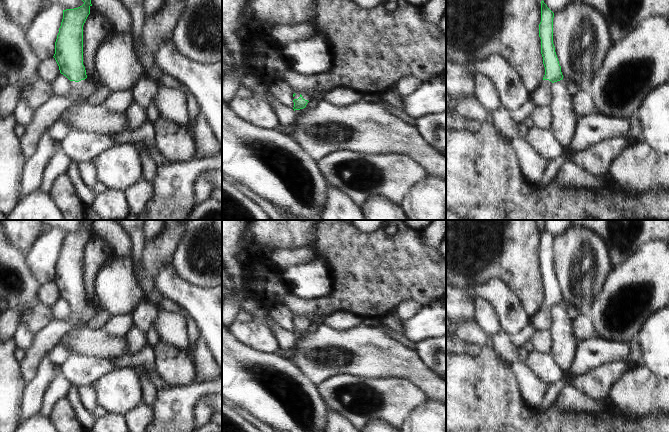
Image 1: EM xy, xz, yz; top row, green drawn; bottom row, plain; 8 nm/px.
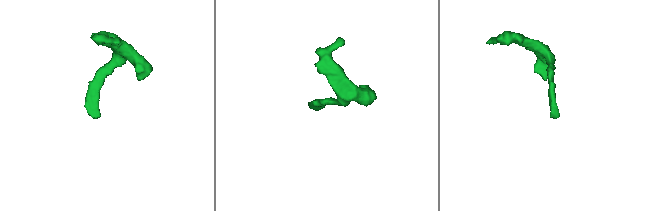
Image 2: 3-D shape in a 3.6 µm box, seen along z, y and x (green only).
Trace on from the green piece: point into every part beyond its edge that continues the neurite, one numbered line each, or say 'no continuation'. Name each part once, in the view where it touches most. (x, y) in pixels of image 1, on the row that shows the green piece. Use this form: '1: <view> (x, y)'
1: xz (309, 97)

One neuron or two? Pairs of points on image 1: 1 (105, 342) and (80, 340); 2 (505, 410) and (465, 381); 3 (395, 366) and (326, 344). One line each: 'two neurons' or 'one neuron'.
1: one neuron
2: one neuron
3: one neuron

